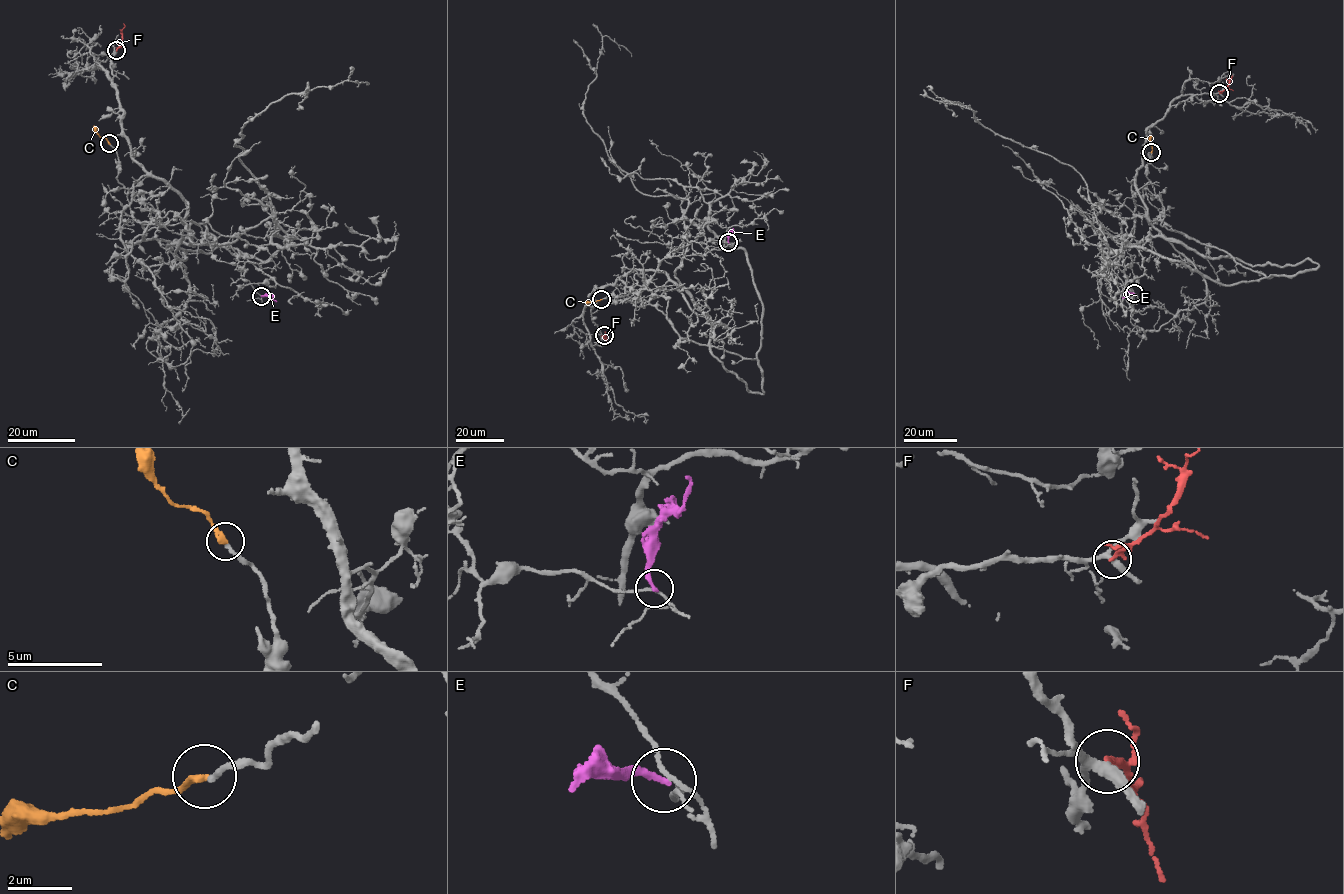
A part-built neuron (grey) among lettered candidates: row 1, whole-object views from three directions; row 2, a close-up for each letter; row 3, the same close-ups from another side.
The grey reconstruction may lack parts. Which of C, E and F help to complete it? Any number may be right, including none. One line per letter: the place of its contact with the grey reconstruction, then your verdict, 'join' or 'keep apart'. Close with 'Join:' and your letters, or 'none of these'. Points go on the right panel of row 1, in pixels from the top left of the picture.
C: meets grey at (1151, 152); join
E: meets grey at (1134, 293); keep apart
F: meets grey at (1219, 93); keep apart
Join: C

